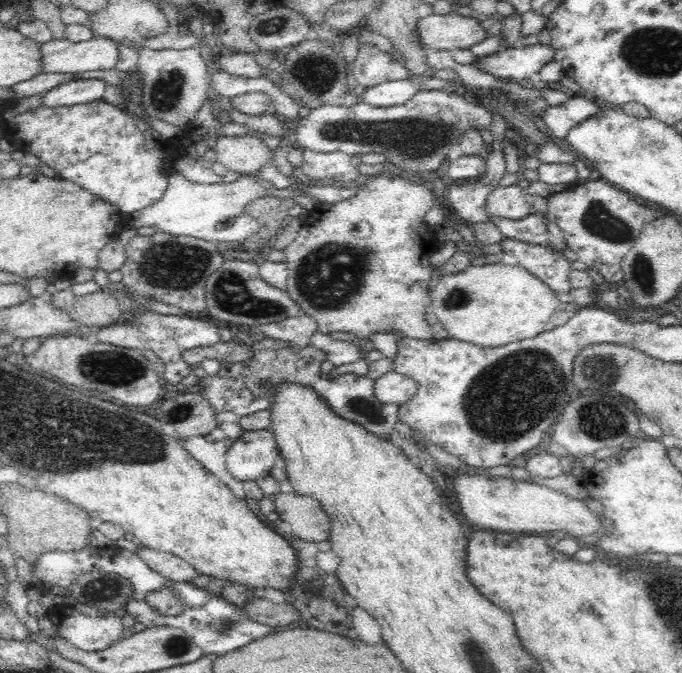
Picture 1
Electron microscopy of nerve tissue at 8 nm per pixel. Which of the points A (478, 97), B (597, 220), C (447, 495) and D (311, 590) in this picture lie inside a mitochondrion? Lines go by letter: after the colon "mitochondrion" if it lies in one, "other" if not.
A: other
B: mitochondrion
C: other
D: other

